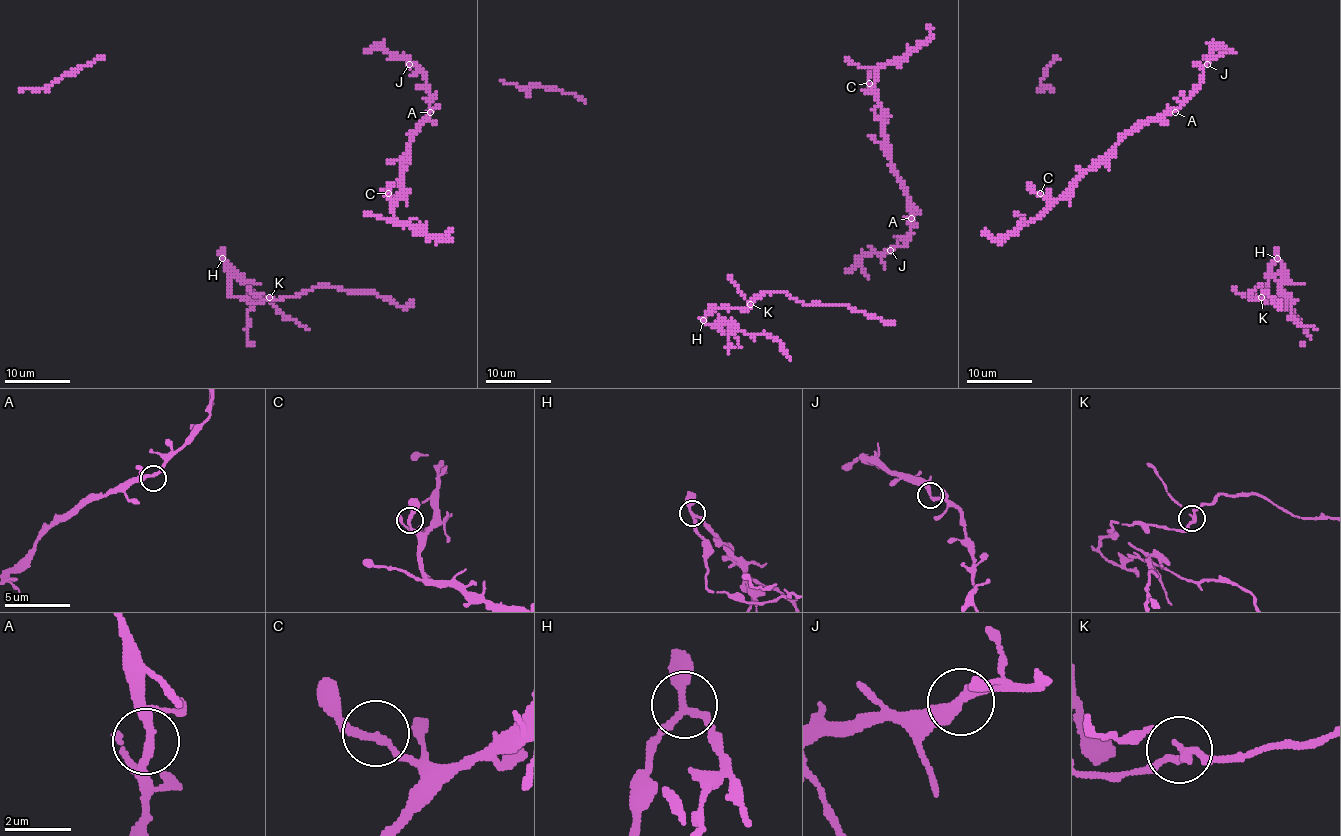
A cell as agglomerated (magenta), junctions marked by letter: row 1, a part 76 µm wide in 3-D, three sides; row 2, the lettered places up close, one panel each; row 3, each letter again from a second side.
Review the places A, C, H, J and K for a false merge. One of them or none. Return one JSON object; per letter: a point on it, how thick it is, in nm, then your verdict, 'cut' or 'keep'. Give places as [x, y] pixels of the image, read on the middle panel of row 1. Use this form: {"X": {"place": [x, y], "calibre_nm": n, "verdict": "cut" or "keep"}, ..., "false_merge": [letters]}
{"A": {"place": [911, 218], "calibre_nm": 220, "verdict": "keep"}, "C": {"place": [869, 83], "calibre_nm": 200, "verdict": "keep"}, "H": {"place": [703, 320], "calibre_nm": 200, "verdict": "cut"}, "J": {"place": [890, 250], "calibre_nm": 220, "verdict": "keep"}, "K": {"place": [750, 304], "calibre_nm": 200, "verdict": "keep"}, "false_merge": ["H"]}

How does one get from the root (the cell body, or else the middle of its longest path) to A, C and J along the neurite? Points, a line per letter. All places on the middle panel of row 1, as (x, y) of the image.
A: (887, 151), (890, 164), (905, 187), (911, 218)
C: (887, 151), (884, 112), (869, 83)
J: (887, 151), (890, 164), (905, 187), (911, 214), (911, 239), (906, 245), (890, 250)

